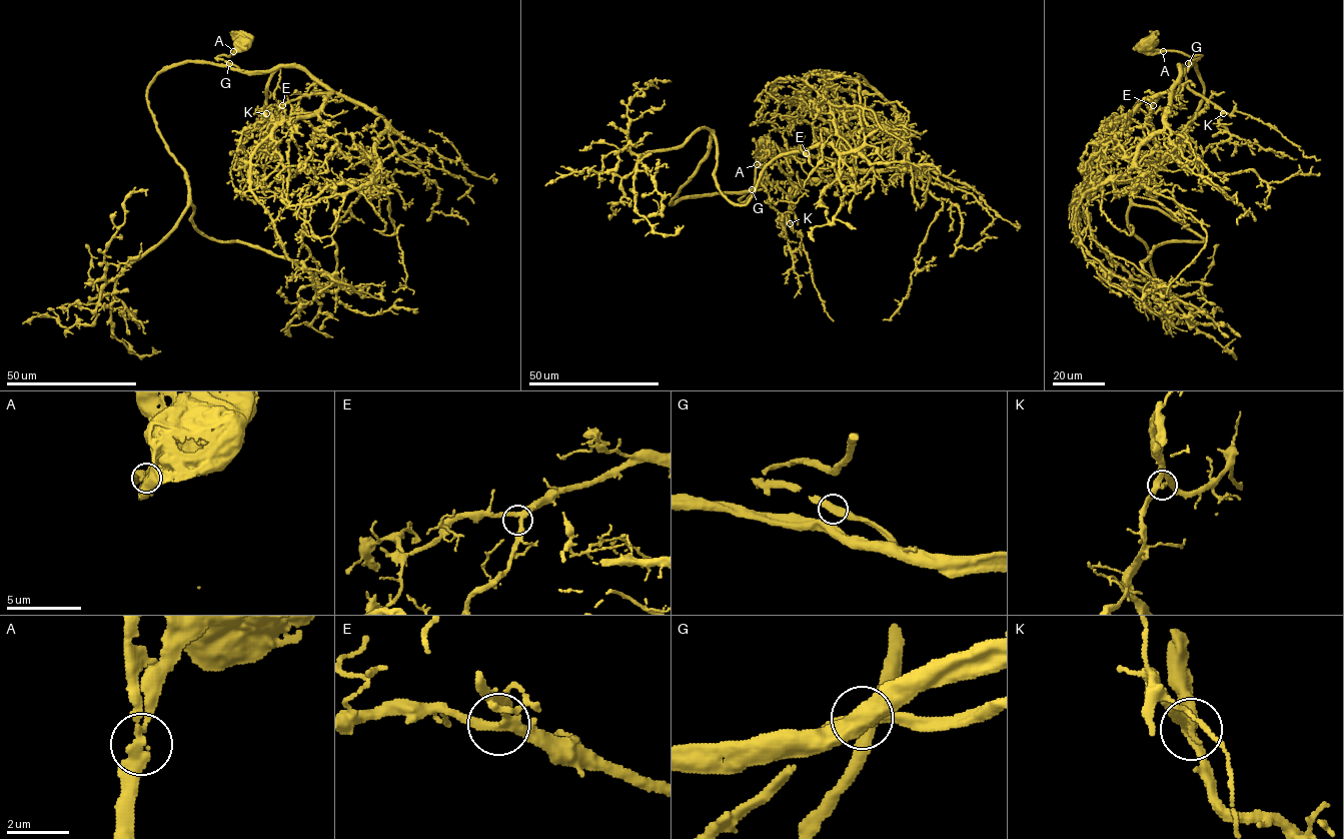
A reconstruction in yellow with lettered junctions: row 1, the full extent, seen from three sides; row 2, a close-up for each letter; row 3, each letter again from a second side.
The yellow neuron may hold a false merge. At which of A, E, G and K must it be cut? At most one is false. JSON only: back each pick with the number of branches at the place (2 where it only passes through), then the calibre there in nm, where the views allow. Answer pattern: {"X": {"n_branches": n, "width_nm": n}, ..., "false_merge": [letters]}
{"false_merge": []}

